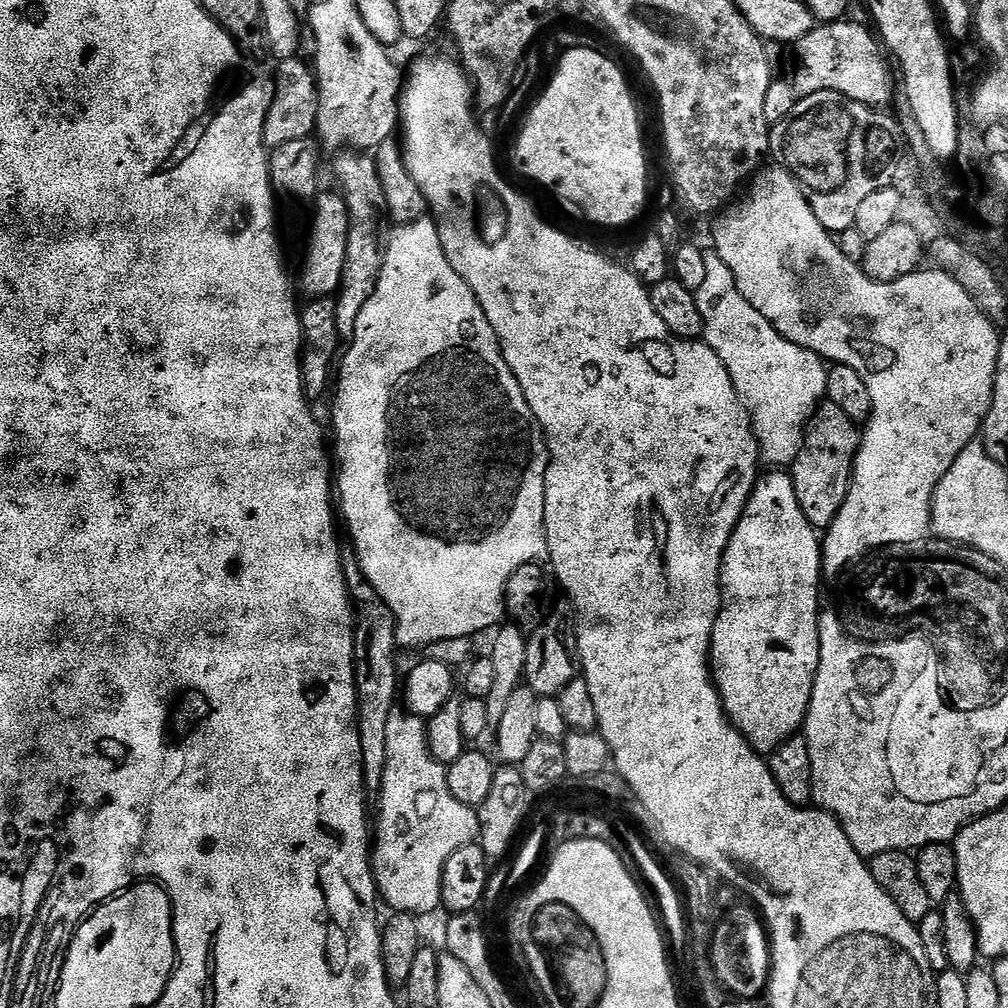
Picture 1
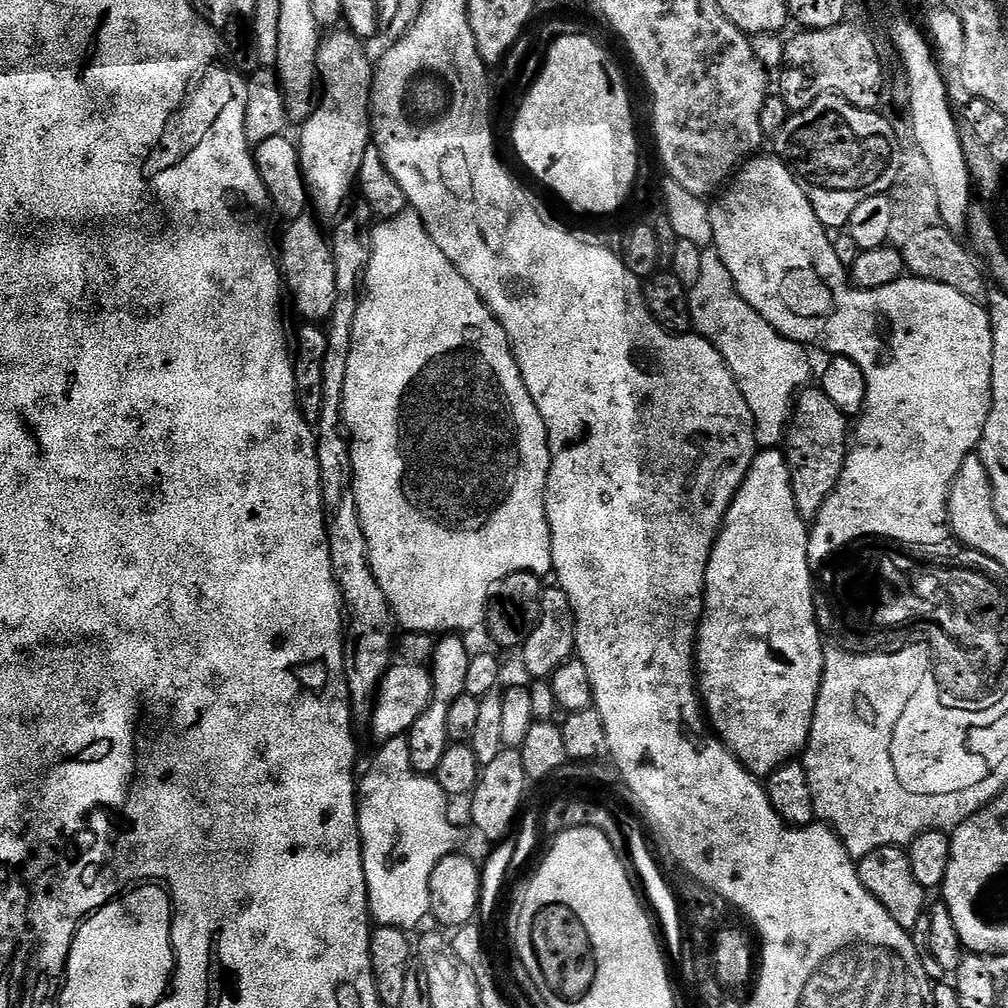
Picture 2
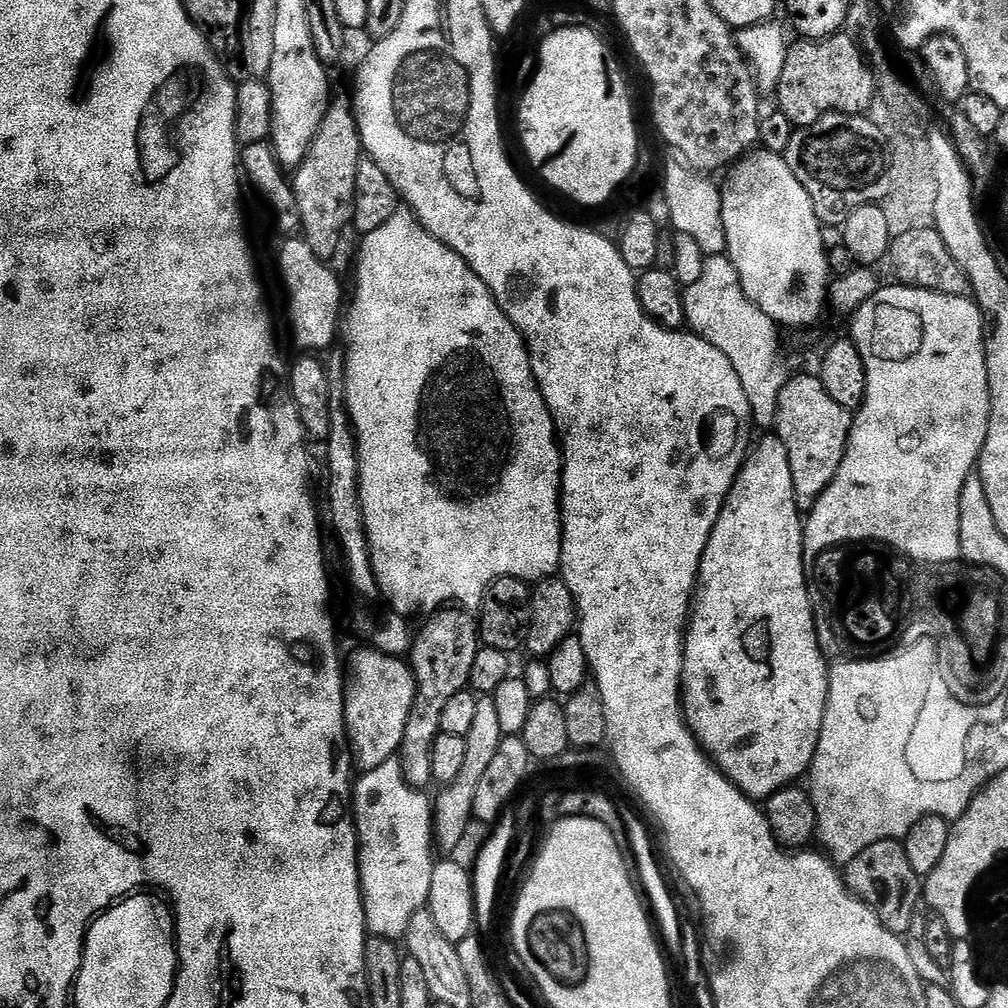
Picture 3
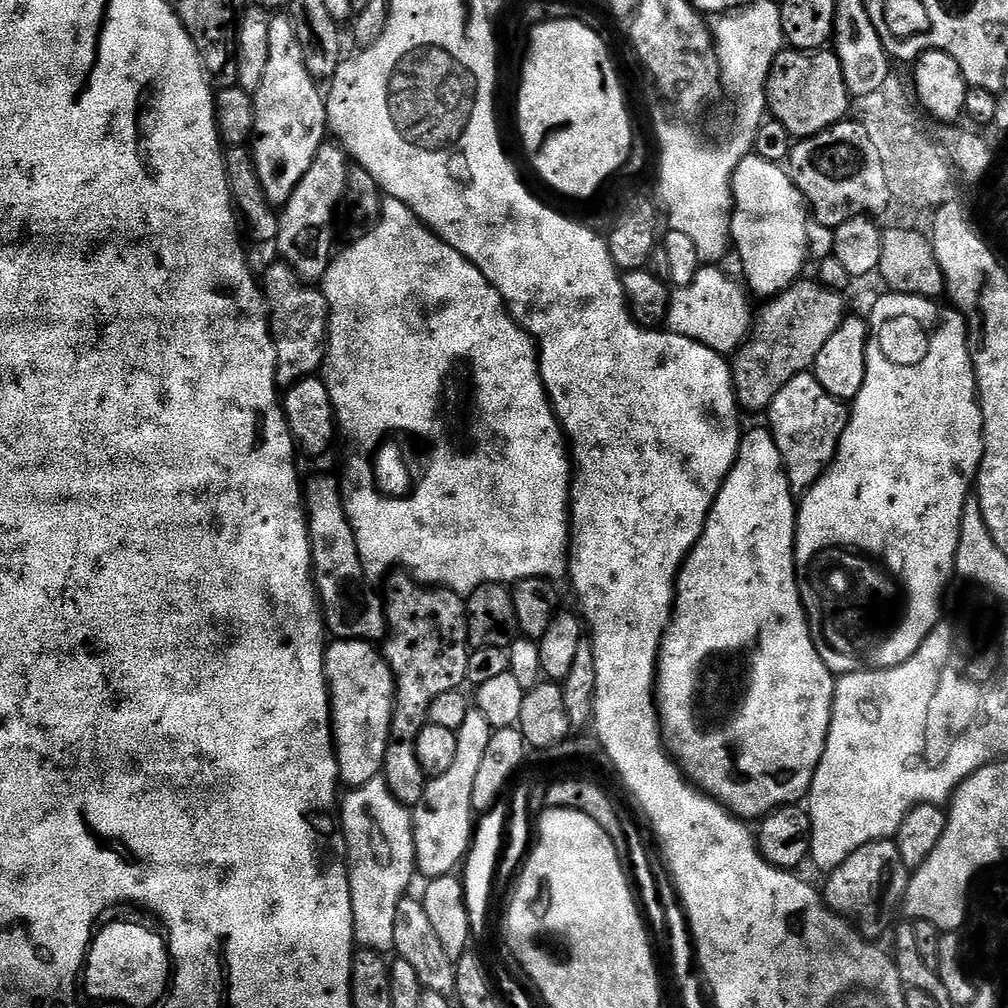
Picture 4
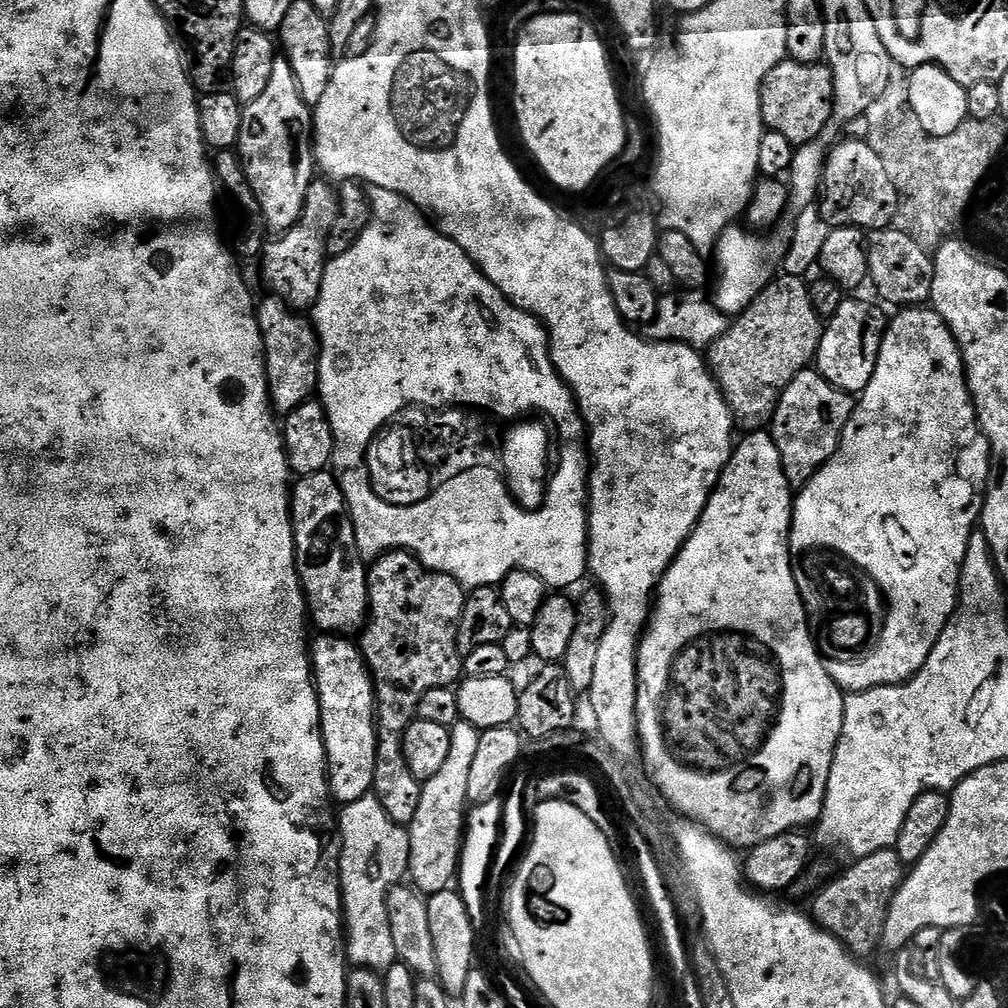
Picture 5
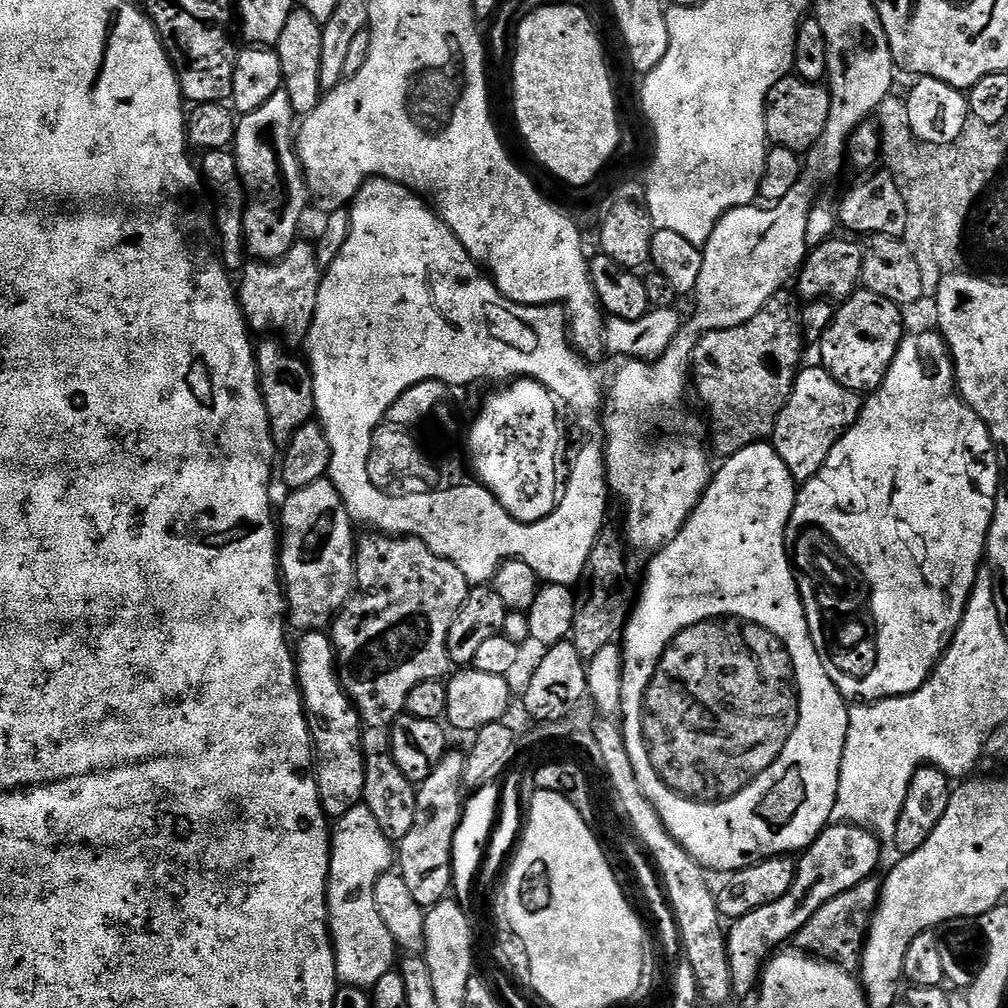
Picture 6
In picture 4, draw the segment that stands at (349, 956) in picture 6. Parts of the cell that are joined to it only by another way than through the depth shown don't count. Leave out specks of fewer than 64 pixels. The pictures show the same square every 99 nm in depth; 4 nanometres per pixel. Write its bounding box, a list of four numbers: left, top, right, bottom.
[338,775,417,953]

